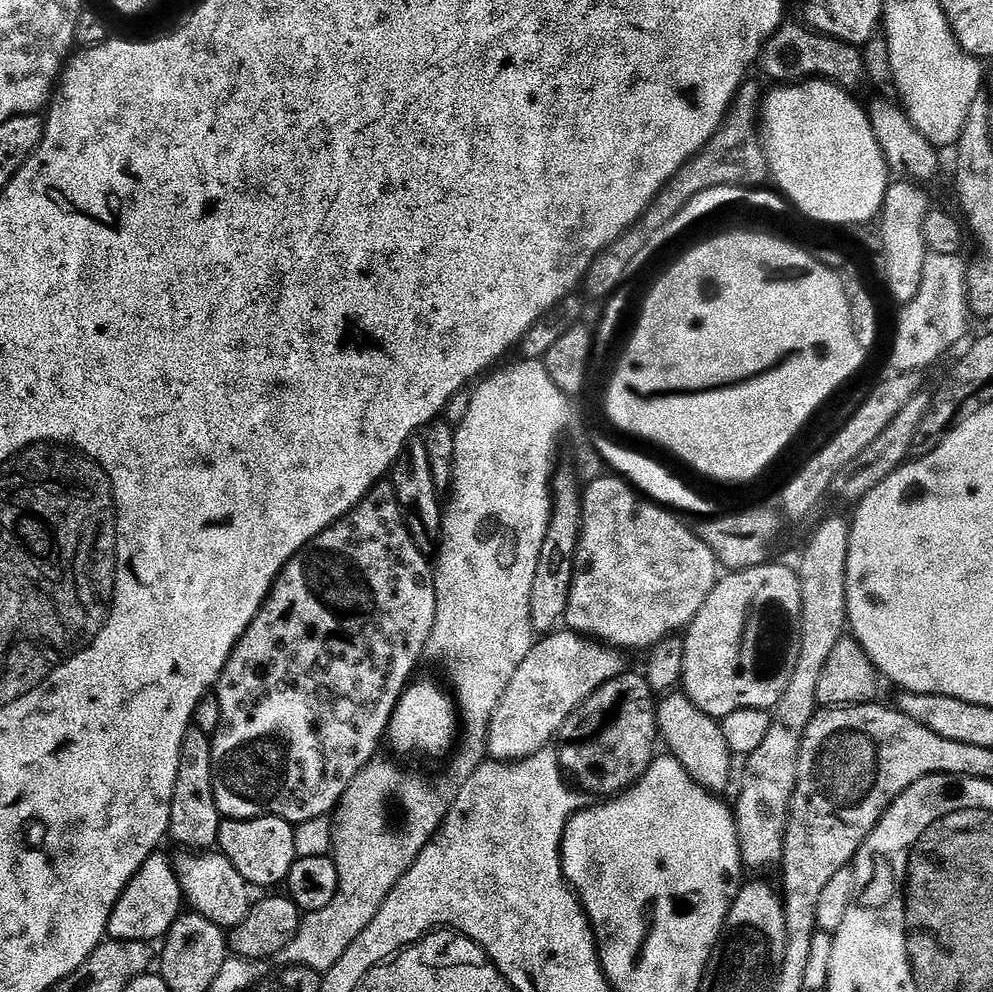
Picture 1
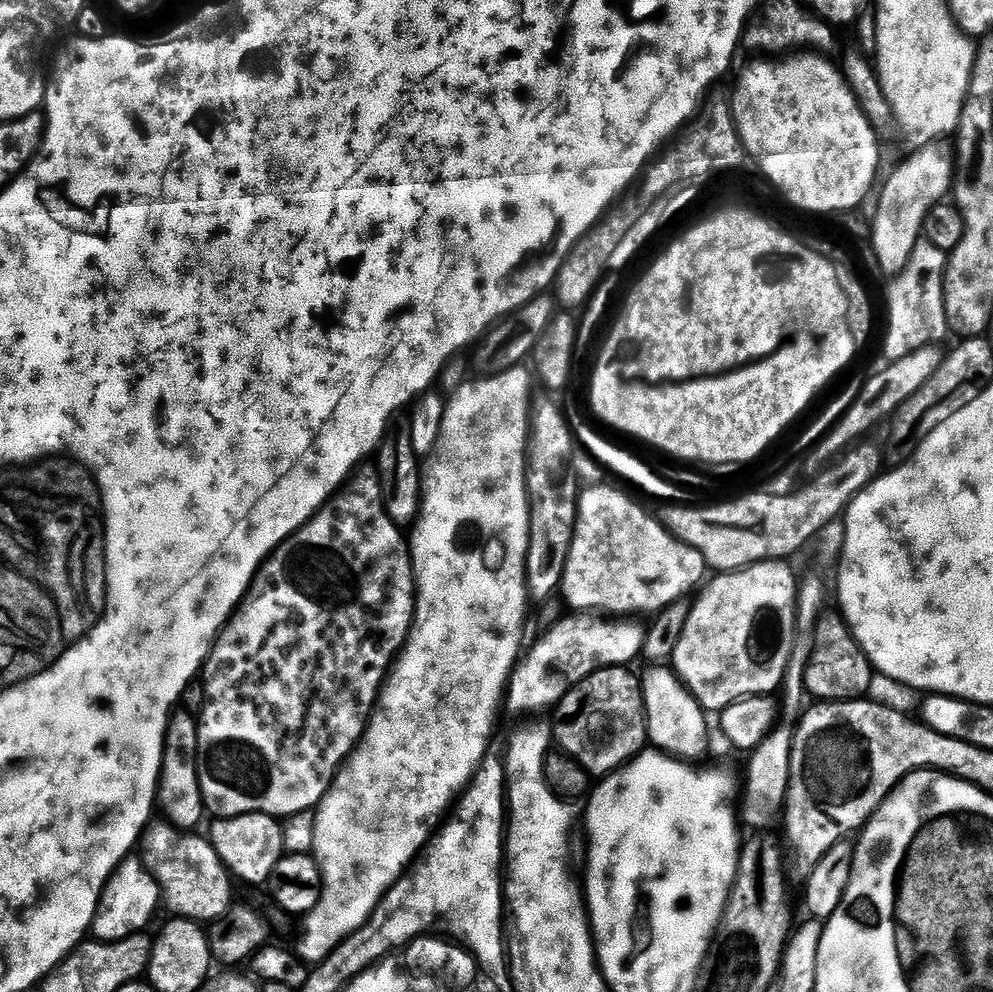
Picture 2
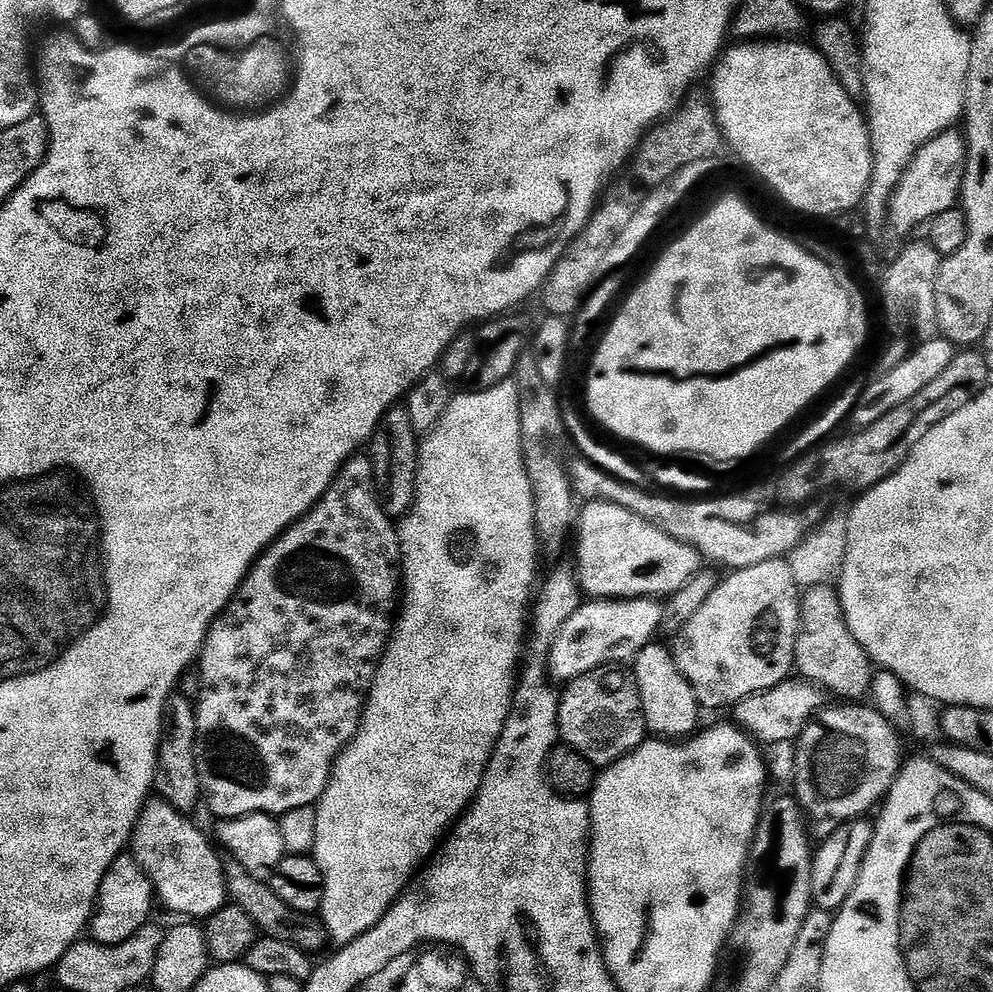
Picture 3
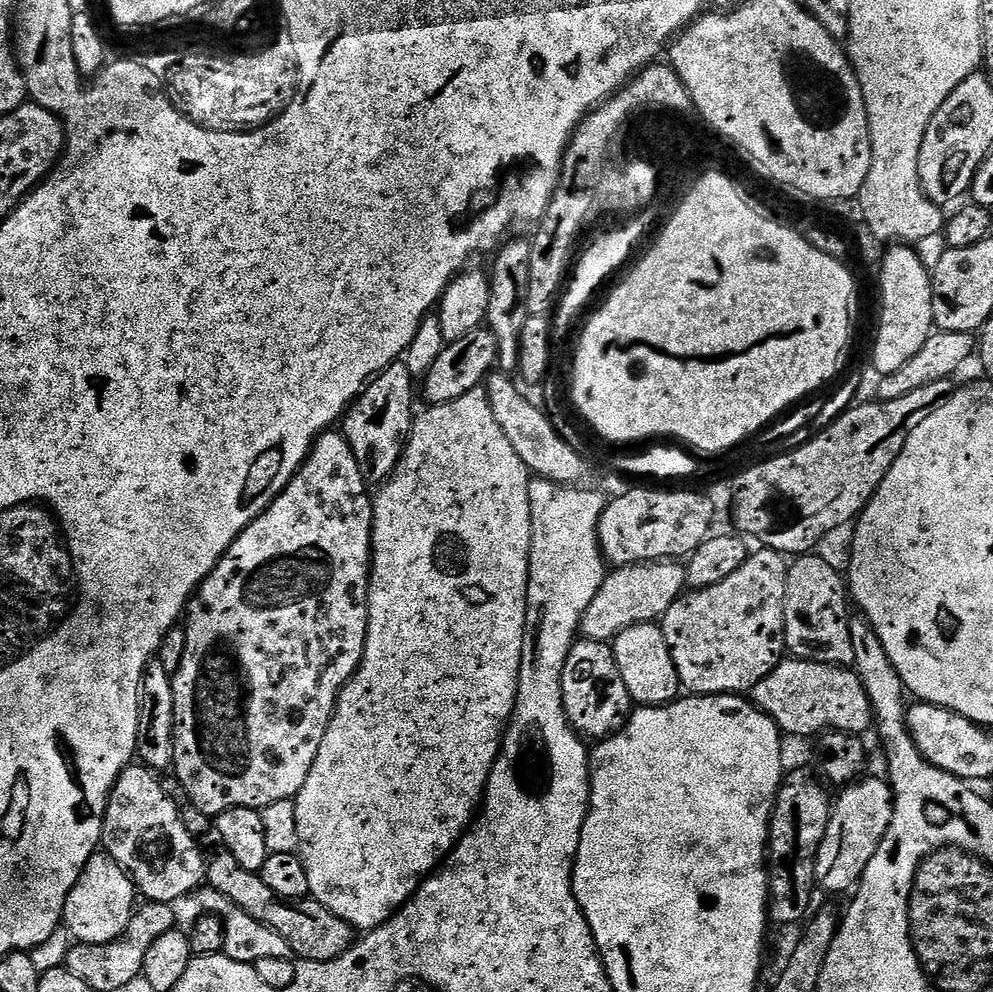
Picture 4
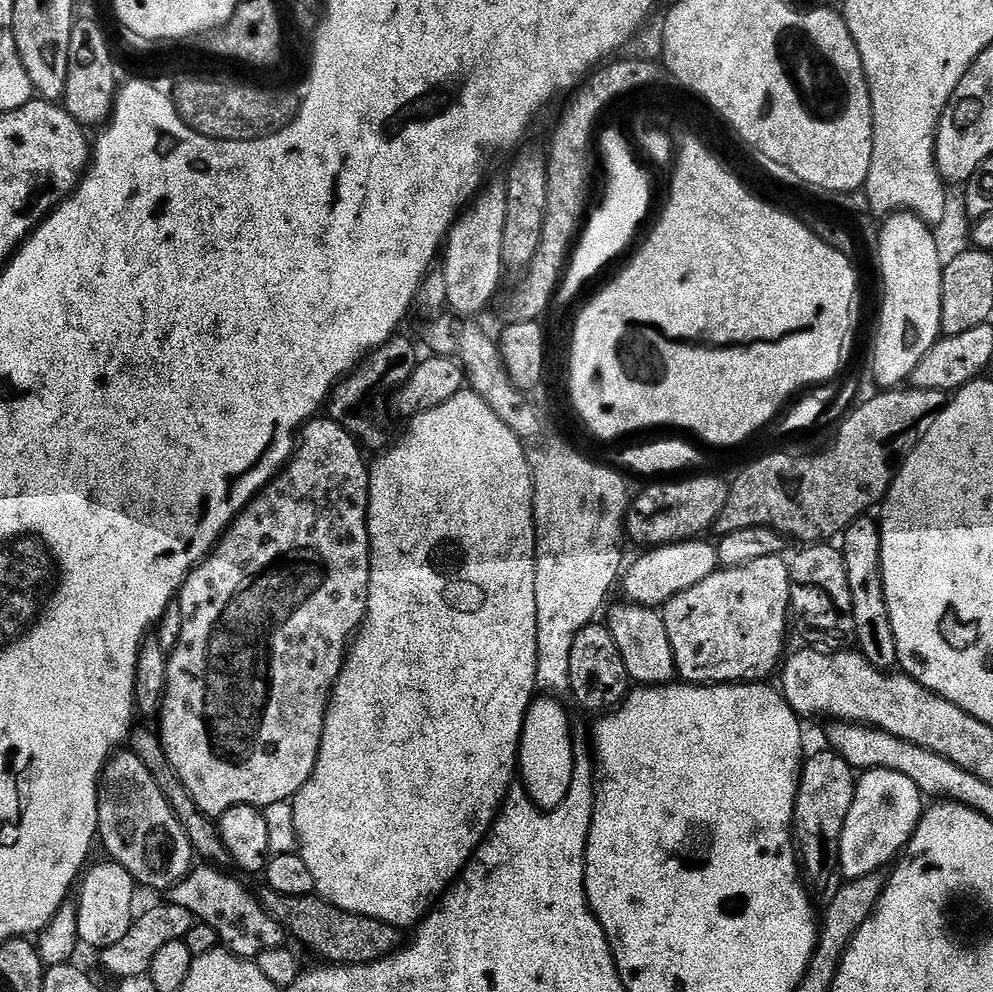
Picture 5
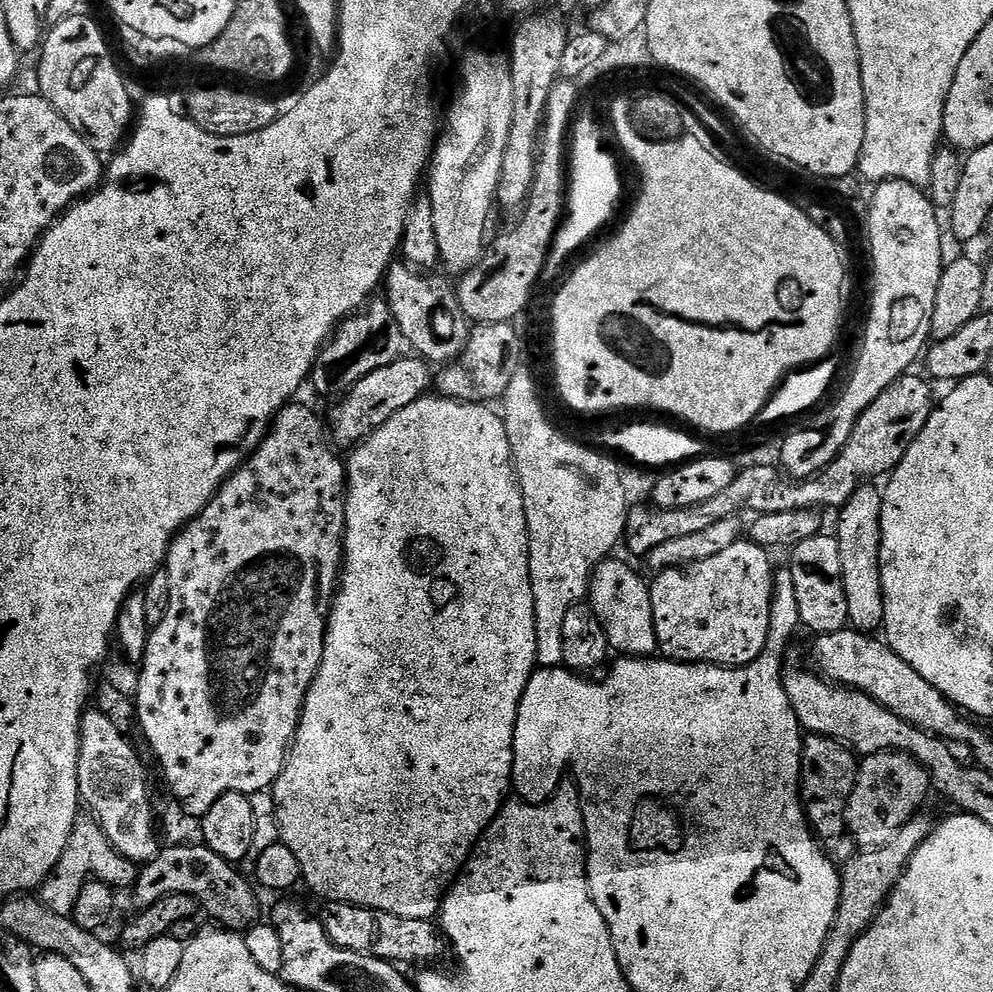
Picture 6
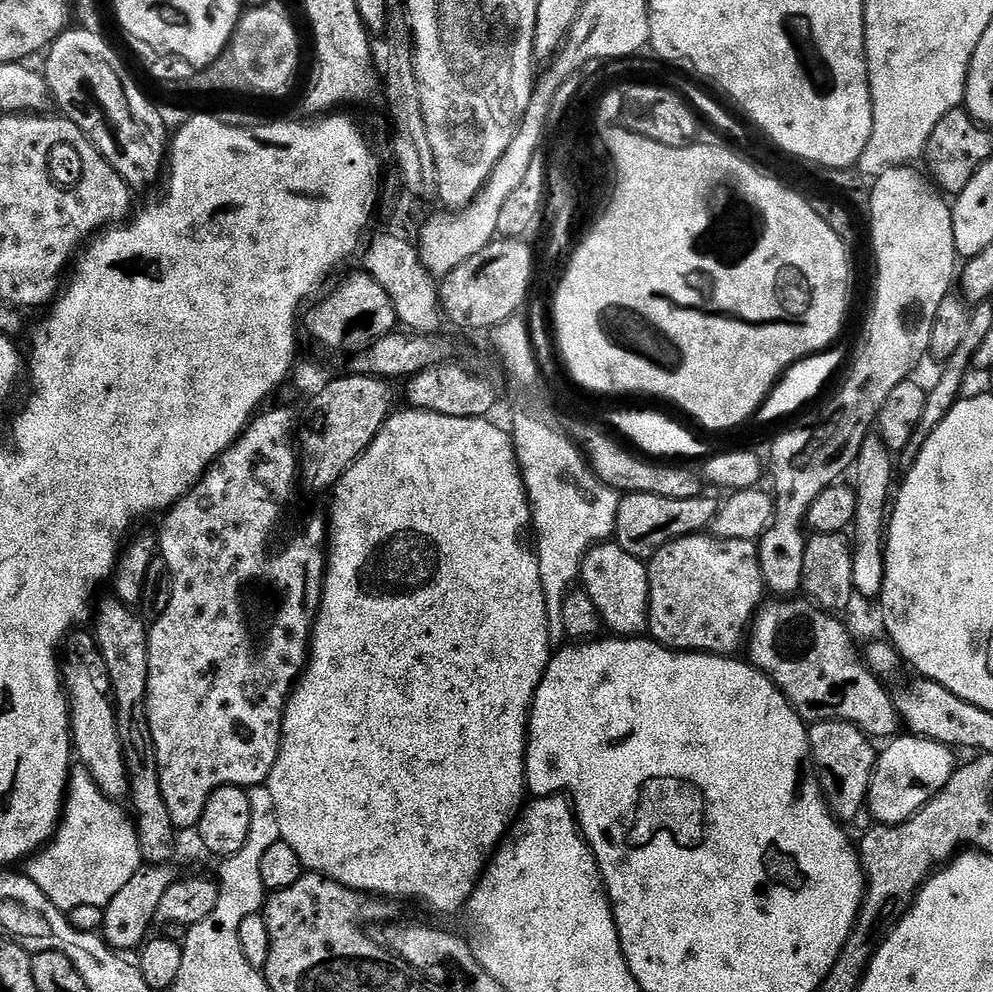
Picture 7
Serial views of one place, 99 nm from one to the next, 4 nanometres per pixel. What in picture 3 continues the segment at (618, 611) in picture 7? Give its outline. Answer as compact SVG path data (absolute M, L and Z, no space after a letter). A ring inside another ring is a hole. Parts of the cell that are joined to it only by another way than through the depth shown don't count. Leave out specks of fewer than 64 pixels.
M659 642L645 644L631 661L631 675L640 692L640 711L649 733L660 738L687 738L697 729L696 695L690 682L680 672L675 655Z

